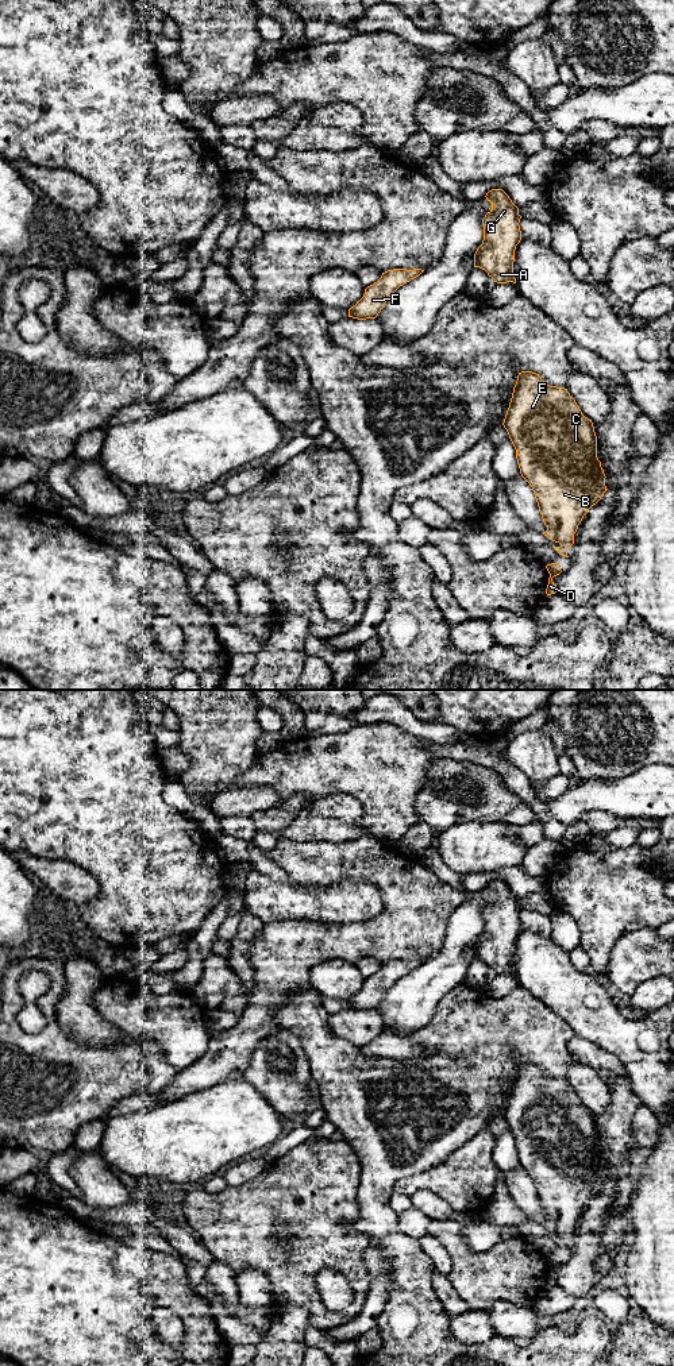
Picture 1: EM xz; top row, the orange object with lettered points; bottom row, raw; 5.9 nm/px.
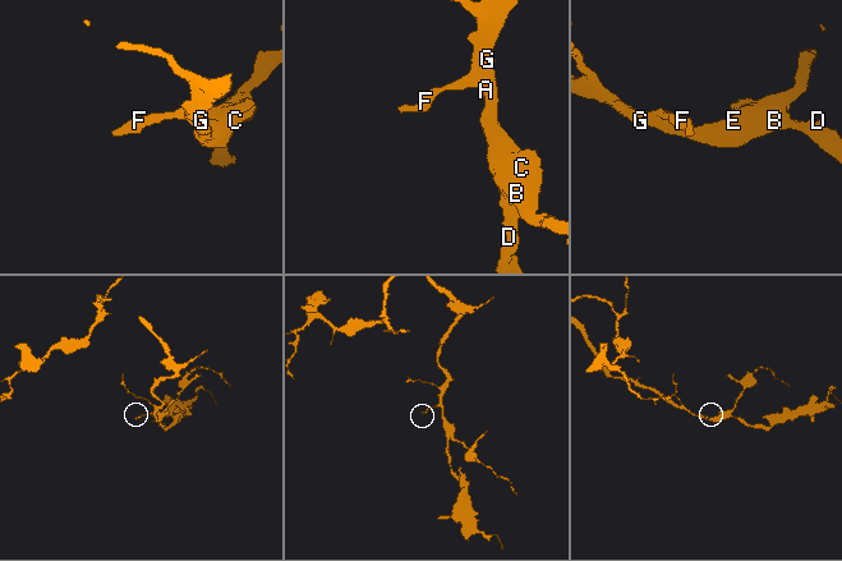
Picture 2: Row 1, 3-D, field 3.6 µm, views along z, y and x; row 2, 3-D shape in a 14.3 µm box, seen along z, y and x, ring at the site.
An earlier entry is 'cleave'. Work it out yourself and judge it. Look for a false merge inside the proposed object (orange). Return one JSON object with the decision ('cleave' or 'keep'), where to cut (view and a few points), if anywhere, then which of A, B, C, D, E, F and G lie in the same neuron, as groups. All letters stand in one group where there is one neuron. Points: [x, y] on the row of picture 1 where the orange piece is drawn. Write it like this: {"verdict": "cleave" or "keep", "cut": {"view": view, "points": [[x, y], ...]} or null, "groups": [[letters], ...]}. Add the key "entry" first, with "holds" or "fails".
{"entry": "fails", "verdict": "keep", "cut": null, "groups": [["A", "B", "C", "D", "E", "F", "G"]]}

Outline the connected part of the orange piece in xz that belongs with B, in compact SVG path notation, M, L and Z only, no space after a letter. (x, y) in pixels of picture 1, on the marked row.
M521 371L517 375L502 425L516 449L520 474L534 490L539 512L547 526L543 535L559 543L561 545L554 549L559 555L569 557L567 549L574 544L574 533L578 525L588 510L596 505L606 491L606 476L597 458L597 436L593 422L582 414L567 389L547 385L536 373Z

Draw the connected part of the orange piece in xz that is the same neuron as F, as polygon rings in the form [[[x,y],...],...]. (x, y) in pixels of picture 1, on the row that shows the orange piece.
[[[393,269],[382,273],[381,278],[365,289],[363,297],[348,309],[348,317],[375,319],[390,296],[404,283],[419,277],[421,269]]]

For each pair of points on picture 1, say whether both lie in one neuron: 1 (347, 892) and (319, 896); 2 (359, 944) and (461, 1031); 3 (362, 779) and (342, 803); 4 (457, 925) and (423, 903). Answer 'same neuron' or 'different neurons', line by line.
1: same neuron
2: different neurons
3: different neurons
4: different neurons

